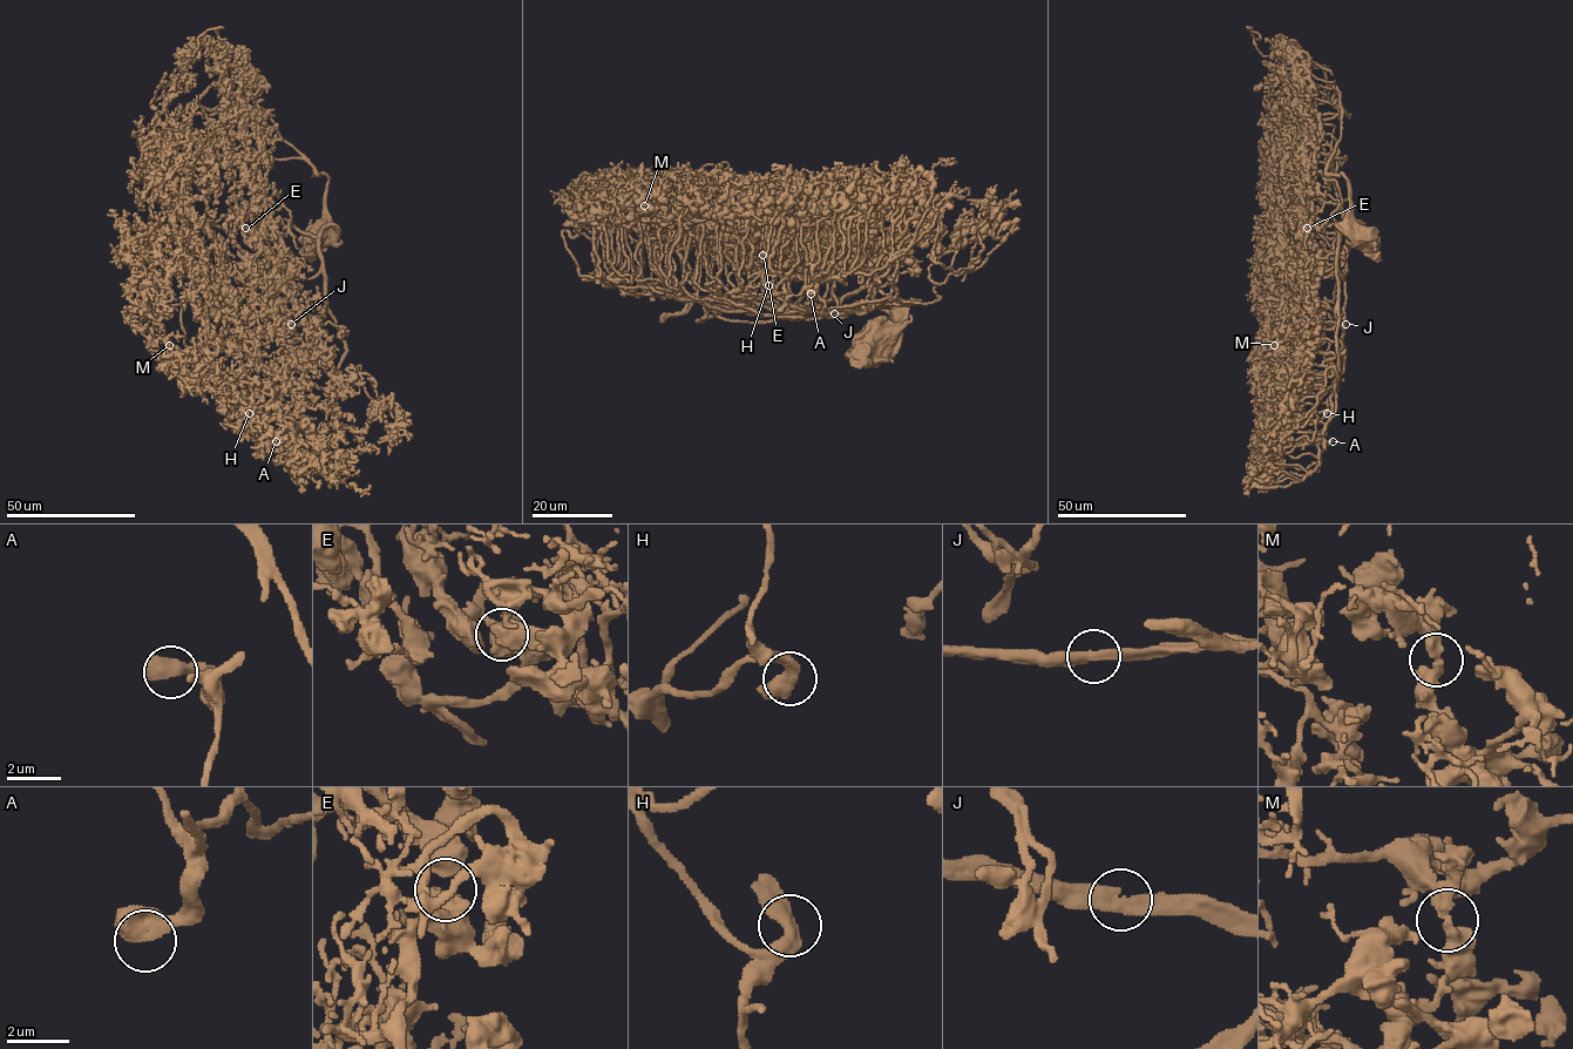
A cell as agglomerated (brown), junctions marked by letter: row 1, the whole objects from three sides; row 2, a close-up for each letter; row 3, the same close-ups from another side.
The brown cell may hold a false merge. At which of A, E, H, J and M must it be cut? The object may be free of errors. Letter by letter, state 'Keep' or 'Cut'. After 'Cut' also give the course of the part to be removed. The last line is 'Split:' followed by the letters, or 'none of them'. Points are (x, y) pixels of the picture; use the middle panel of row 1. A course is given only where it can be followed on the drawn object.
A: Keep
E: Keep
H: Keep
J: Keep
M: Keep
Split: none of them

